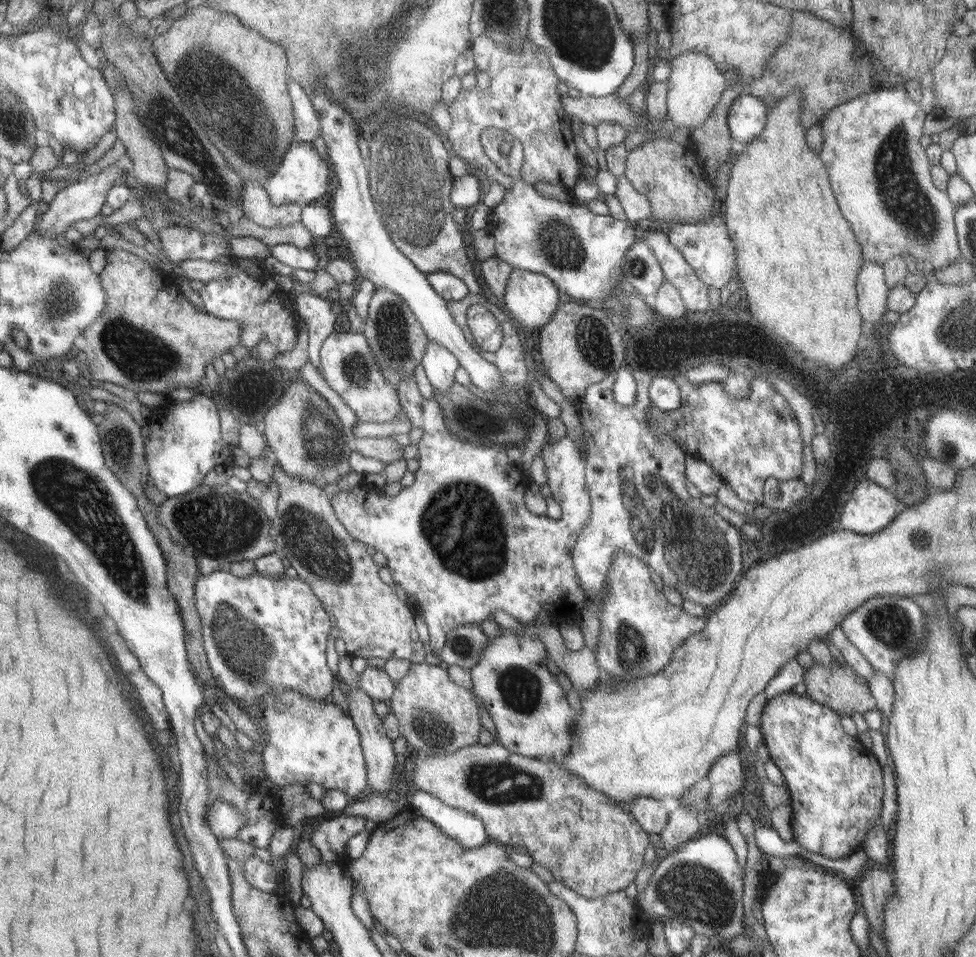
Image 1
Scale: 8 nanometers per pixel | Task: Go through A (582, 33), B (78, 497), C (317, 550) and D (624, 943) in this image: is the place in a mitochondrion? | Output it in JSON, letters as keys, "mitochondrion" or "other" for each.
{"A":"mitochondrion","B":"mitochondrion","C":"mitochondrion","D":"other"}

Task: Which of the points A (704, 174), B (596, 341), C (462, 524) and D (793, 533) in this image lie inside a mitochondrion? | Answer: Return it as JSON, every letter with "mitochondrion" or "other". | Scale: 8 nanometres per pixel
{"A":"other","B":"mitochondrion","C":"mitochondrion","D":"other"}

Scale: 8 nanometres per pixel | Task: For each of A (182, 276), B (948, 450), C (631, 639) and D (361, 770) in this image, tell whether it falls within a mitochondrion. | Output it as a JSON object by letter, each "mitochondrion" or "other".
{"A":"other","B":"mitochondrion","C":"mitochondrion","D":"other"}

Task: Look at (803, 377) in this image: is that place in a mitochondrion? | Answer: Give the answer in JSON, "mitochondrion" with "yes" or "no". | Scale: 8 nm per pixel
{"mitochondrion":"no"}

